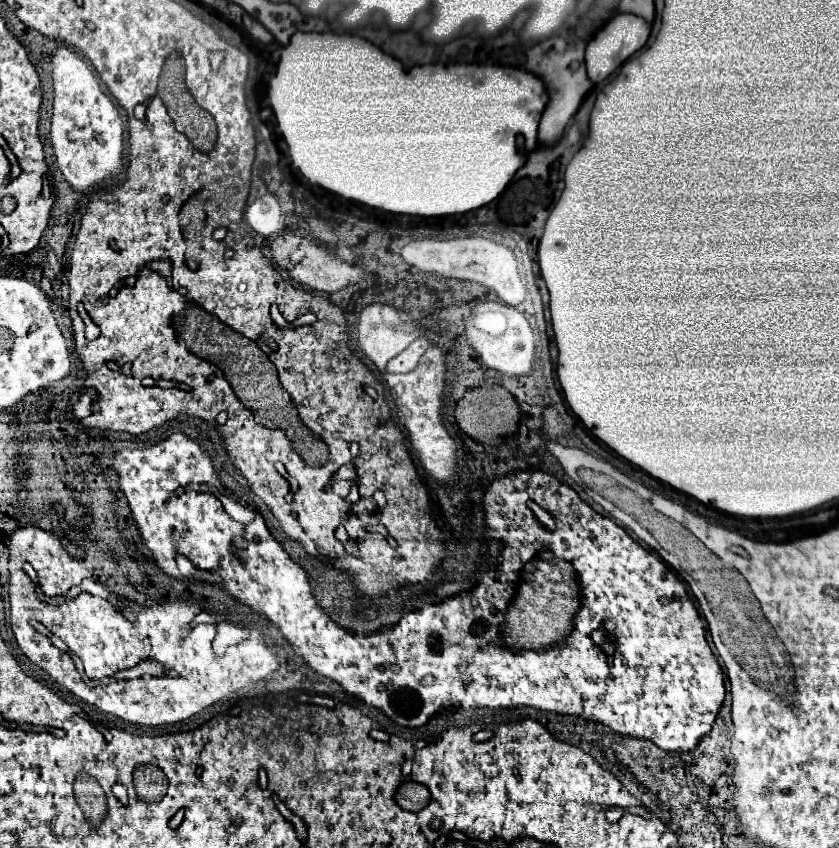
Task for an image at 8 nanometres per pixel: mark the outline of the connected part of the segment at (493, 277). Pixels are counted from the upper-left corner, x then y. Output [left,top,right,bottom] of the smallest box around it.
[402,236,526,306]

